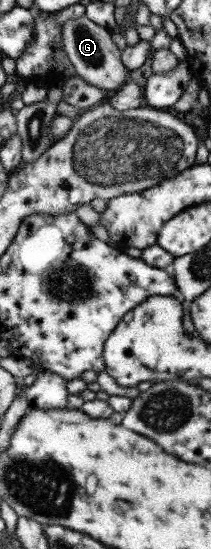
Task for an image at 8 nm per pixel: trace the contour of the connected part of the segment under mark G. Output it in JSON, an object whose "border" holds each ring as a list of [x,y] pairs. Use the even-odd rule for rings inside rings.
{"border":[[[86,16],[66,20],[61,26],[61,48],[65,52],[74,73],[85,83],[94,86],[103,92],[118,90],[129,80],[129,72],[122,65],[120,50],[110,39],[109,30],[94,24]]]}

